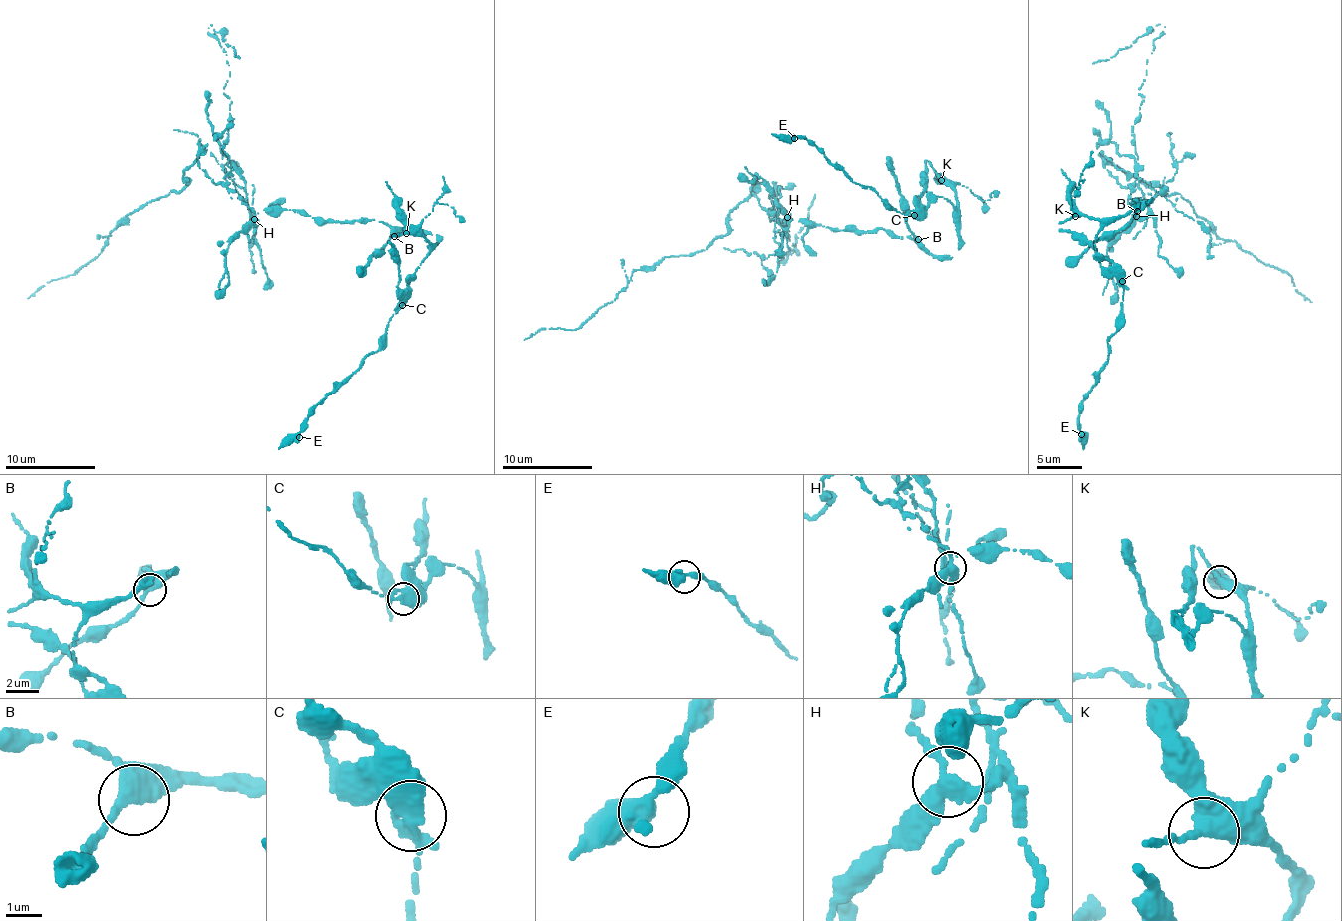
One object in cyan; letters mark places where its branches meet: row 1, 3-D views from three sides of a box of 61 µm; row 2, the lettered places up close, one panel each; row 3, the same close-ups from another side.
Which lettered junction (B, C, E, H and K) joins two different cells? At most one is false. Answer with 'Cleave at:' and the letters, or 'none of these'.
Cleave at: H

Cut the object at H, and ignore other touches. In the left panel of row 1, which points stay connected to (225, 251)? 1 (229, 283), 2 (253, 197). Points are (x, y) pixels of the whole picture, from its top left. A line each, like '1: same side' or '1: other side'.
1: same side
2: other side

